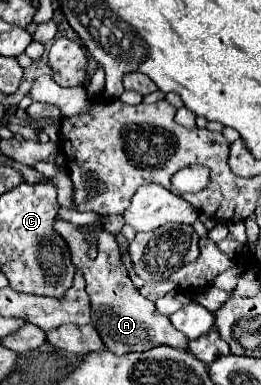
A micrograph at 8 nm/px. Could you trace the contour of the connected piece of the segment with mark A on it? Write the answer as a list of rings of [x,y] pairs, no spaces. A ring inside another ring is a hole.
[[[55,220],[55,230],[67,240],[73,264],[85,276],[85,282],[87,282],[85,292],[89,294],[89,300],[91,300],[91,326],[95,326],[107,350],[111,350],[113,354],[129,354],[129,352],[143,352],[161,344],[187,348],[187,338],[171,326],[167,316],[157,314],[153,302],[143,298],[139,290],[133,286],[133,282],[129,280],[127,268],[121,262],[121,256],[111,232],[101,230],[97,234],[99,254],[95,260],[89,260],[85,236],[77,230],[77,226],[63,220]]]

